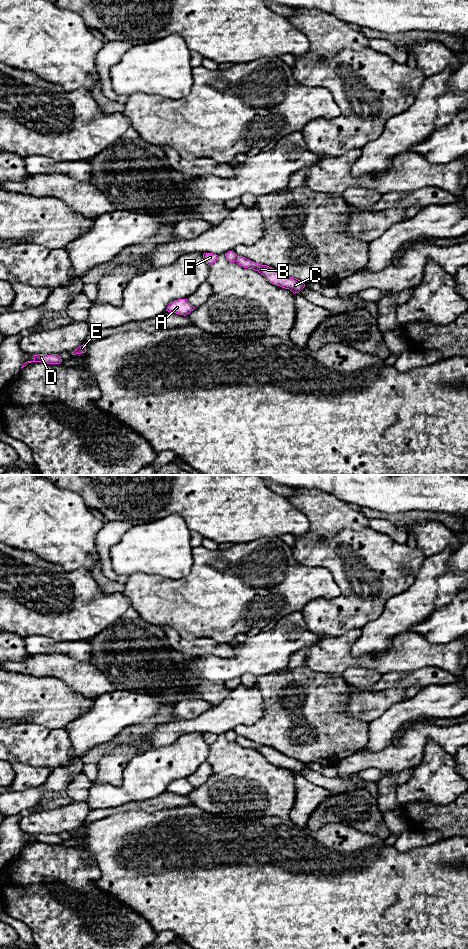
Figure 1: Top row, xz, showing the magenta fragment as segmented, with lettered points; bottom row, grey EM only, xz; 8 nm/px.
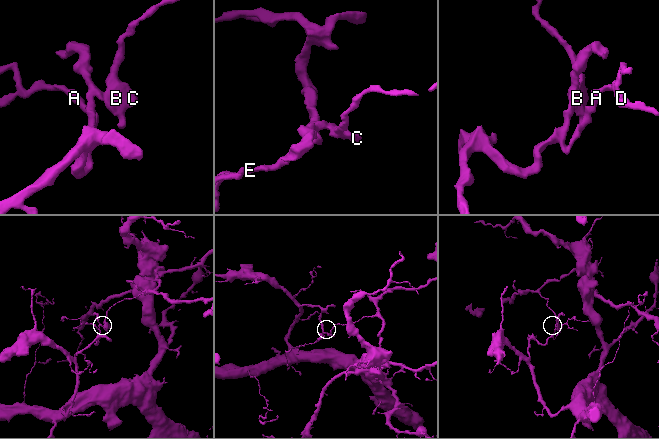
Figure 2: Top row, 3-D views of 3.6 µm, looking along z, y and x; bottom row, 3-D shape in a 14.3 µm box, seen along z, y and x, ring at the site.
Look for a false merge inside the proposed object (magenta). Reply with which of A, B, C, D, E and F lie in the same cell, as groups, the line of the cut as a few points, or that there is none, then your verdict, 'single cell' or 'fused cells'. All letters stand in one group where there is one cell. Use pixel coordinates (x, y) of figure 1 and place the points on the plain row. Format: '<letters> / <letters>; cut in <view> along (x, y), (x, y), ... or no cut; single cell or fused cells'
A D E F / B C; cut in xz along (237, 736), (235, 740); fused cells

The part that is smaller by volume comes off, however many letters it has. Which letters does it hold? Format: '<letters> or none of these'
B, C

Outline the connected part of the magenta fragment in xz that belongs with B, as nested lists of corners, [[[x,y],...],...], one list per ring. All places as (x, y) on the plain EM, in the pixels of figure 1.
[[[237,736],[236,742],[244,748],[258,751],[270,763],[280,766],[285,769],[289,769],[294,774],[299,773],[305,767],[305,764],[301,762],[300,760],[294,757],[289,757],[267,745],[261,745],[259,743],[255,743],[243,736]]]

